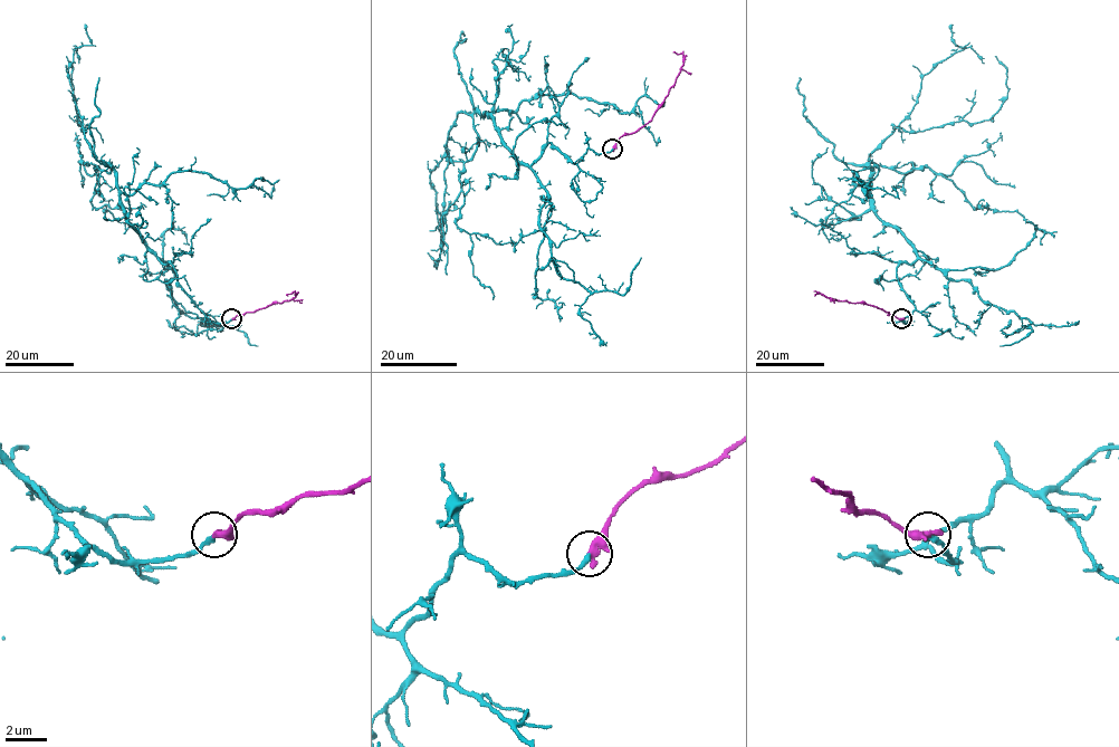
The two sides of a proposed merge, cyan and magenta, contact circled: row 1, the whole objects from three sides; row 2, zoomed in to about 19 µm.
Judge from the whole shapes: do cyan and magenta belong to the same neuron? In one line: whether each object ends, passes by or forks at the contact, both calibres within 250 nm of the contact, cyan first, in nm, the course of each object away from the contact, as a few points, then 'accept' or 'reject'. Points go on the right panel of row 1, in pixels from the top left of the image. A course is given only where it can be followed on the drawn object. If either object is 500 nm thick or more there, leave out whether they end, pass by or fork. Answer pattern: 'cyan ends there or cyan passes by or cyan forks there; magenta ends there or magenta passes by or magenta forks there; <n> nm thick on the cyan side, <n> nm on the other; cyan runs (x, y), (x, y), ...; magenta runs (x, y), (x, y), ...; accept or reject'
cyan ends there; magenta ends there; 240 nm thick on the cyan side, 480 nm on the other; cyan runs (901, 319), (916, 250), (876, 213), (869, 156), (898, 127), (987, 121), (995, 56); magenta runs (901, 319), (866, 304), (835, 300), (816, 291), (815, 295); accept

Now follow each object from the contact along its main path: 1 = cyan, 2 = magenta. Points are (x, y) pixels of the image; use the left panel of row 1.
1: (232, 319), (210, 321), (126, 218), (116, 173), (94, 156), (78, 123), (66, 56)
2: (232, 319), (290, 300), (295, 294), (286, 295)

